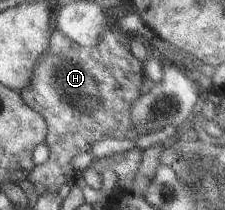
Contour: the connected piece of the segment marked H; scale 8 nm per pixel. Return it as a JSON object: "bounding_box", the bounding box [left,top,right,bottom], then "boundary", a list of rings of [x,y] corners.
{"bounding_box":[20,28,146,194],"boundary":[[[107,28],[99,37],[96,39],[96,44],[94,46],[82,46],[76,44],[74,41],[71,41],[67,36],[63,36],[60,31],[53,30],[48,39],[48,46],[43,52],[41,58],[38,59],[38,62],[34,65],[34,70],[30,75],[30,85],[25,89],[21,90],[20,96],[21,99],[29,106],[33,111],[36,111],[45,121],[46,125],[46,136],[44,139],[45,145],[48,147],[48,159],[41,163],[40,165],[33,166],[29,173],[26,176],[26,179],[33,183],[41,183],[45,187],[45,192],[47,194],[55,194],[58,186],[65,183],[65,185],[72,186],[75,183],[75,171],[73,166],[71,166],[71,158],[82,151],[89,152],[90,147],[97,142],[99,139],[105,139],[105,137],[113,137],[115,139],[130,139],[131,141],[136,141],[137,133],[134,130],[131,121],[131,104],[135,101],[136,97],[139,97],[139,94],[145,89],[146,82],[145,77],[142,73],[142,64],[137,58],[135,58],[129,52],[129,36],[126,33],[114,28]]]}

